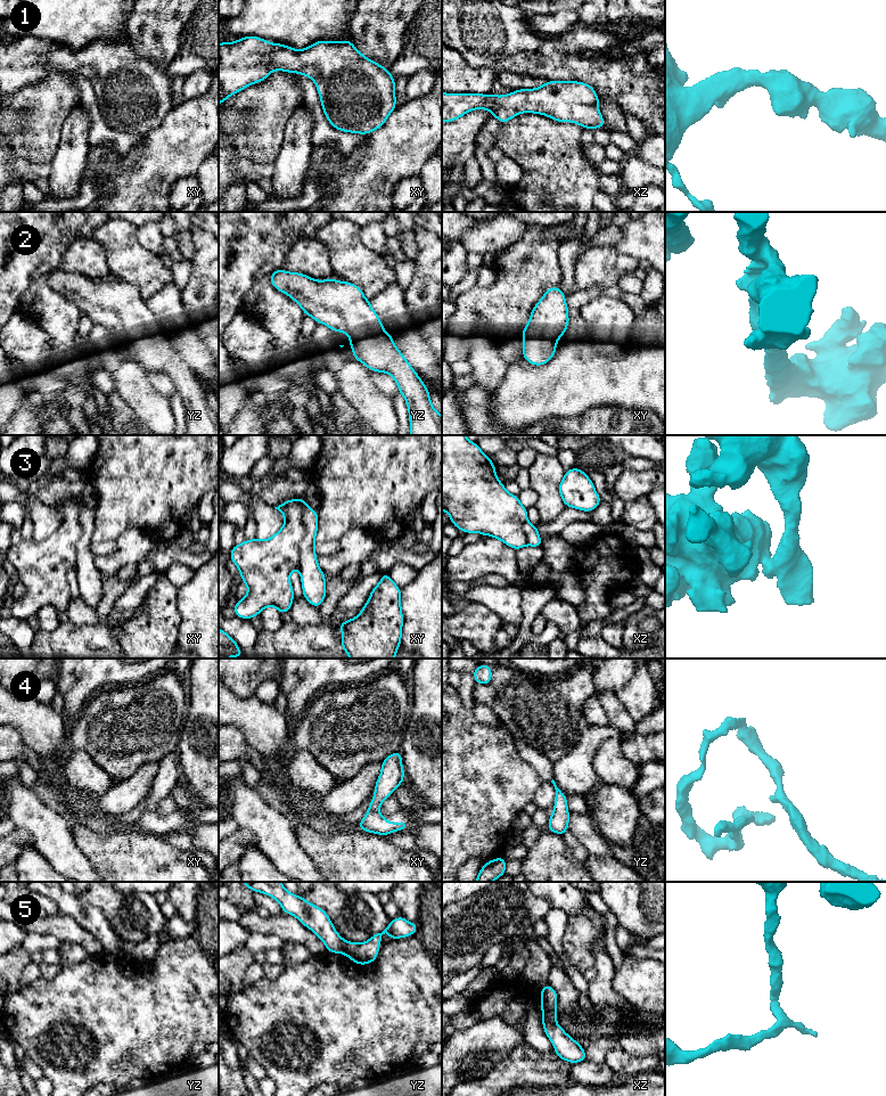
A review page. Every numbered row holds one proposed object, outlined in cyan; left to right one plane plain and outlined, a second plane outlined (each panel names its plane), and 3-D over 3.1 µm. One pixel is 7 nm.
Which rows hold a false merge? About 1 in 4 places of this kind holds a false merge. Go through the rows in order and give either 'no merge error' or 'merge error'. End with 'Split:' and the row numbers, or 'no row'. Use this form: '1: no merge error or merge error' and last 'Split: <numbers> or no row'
1: no merge error
2: no merge error
3: merge error
4: no merge error
5: merge error
Split: 3, 5

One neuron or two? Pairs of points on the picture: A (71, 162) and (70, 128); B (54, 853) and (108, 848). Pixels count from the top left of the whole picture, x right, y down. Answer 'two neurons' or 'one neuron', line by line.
A: one neuron
B: two neurons

